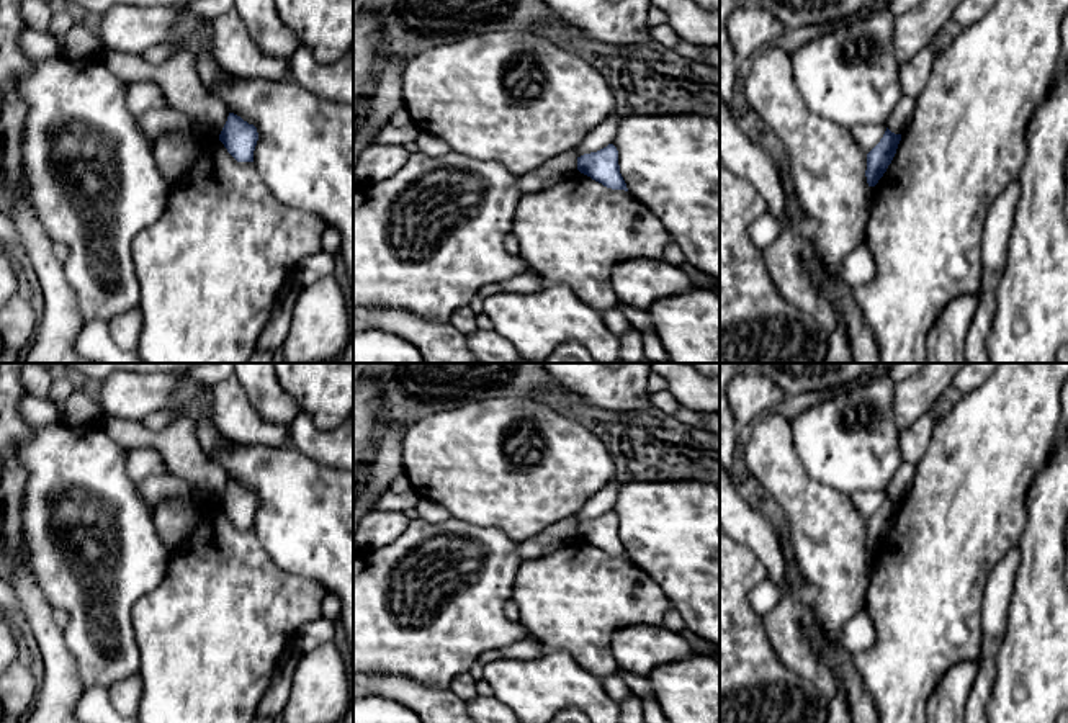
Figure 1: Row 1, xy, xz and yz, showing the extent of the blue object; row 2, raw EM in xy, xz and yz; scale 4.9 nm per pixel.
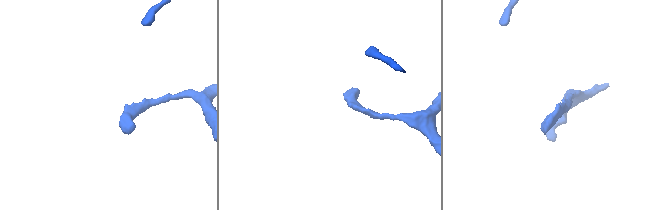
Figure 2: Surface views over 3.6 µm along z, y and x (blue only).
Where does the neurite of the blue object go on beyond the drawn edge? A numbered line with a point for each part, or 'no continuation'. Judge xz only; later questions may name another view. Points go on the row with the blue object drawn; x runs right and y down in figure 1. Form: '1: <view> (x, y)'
no continuation

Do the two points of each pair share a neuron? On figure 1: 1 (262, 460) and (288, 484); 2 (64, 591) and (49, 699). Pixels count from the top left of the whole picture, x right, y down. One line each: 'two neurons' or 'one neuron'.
1: one neuron
2: two neurons

